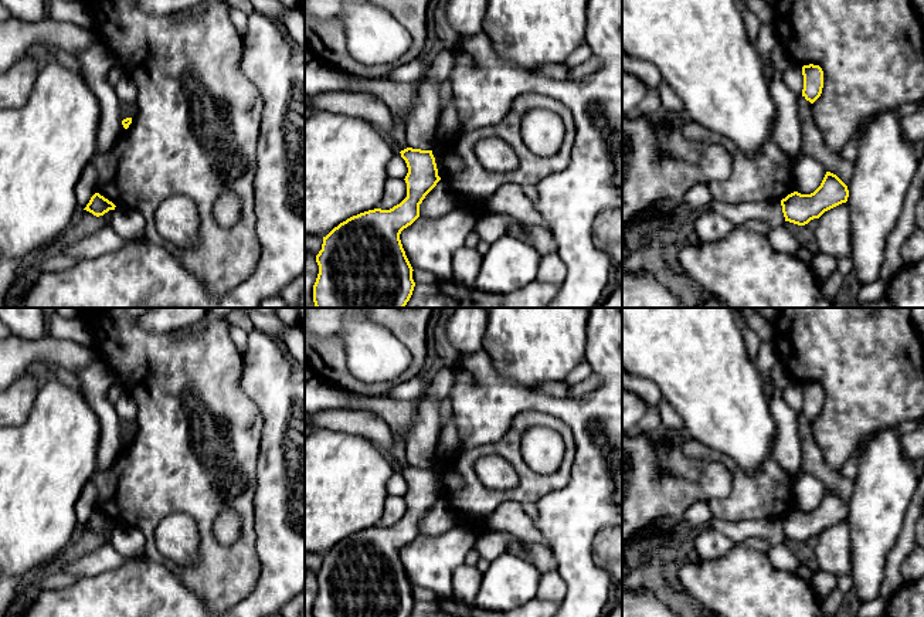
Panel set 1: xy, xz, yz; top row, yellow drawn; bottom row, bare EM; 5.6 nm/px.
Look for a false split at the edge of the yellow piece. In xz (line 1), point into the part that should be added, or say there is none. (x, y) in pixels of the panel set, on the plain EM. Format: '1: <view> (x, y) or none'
1: none

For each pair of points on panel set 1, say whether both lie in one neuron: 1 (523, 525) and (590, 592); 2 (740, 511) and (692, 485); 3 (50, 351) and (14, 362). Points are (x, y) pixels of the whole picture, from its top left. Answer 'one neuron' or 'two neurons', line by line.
1: two neurons
2: two neurons
3: one neuron

